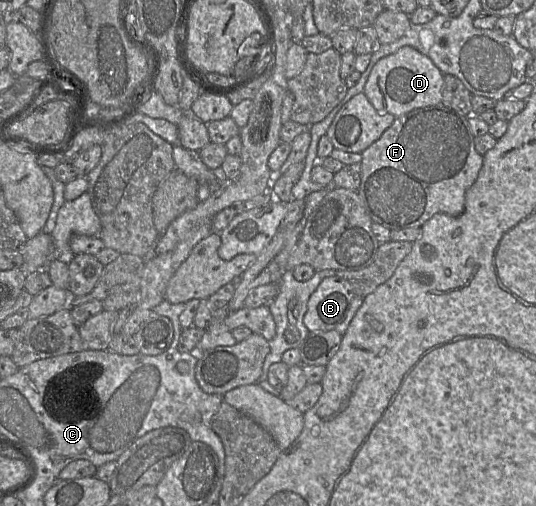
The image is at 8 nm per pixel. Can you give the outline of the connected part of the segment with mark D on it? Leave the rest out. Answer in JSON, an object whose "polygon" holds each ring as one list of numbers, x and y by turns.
{"polygon":[[411,46,381,58,372,67,363,93,376,110,395,117,442,102,444,74,432,60]]}

